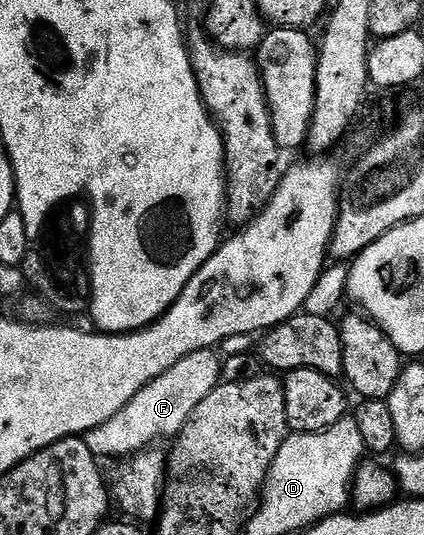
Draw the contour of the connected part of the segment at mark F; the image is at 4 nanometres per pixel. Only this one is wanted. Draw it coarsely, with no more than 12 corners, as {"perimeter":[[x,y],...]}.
{"perimeter":[[196,350],[84,436],[98,459],[175,438],[220,385]]}

